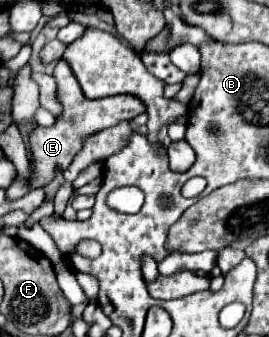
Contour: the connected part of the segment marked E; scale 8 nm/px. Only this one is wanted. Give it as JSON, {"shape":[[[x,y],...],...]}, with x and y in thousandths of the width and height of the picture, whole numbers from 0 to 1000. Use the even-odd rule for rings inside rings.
{"shape":[[[227,175],[197,211],[212,240],[212,300],[227,306],[234,329],[204,347],[204,371],[190,377],[130,377],[115,389],[115,507],[108,507],[108,561],[167,555],[204,531],[212,507],[242,507],[271,466],[301,448],[309,412],[435,371],[442,359],[487,359],[502,341],[539,335],[539,318],[472,318],[472,282],[435,288],[383,288],[383,294],[316,294],[271,211]]]}

